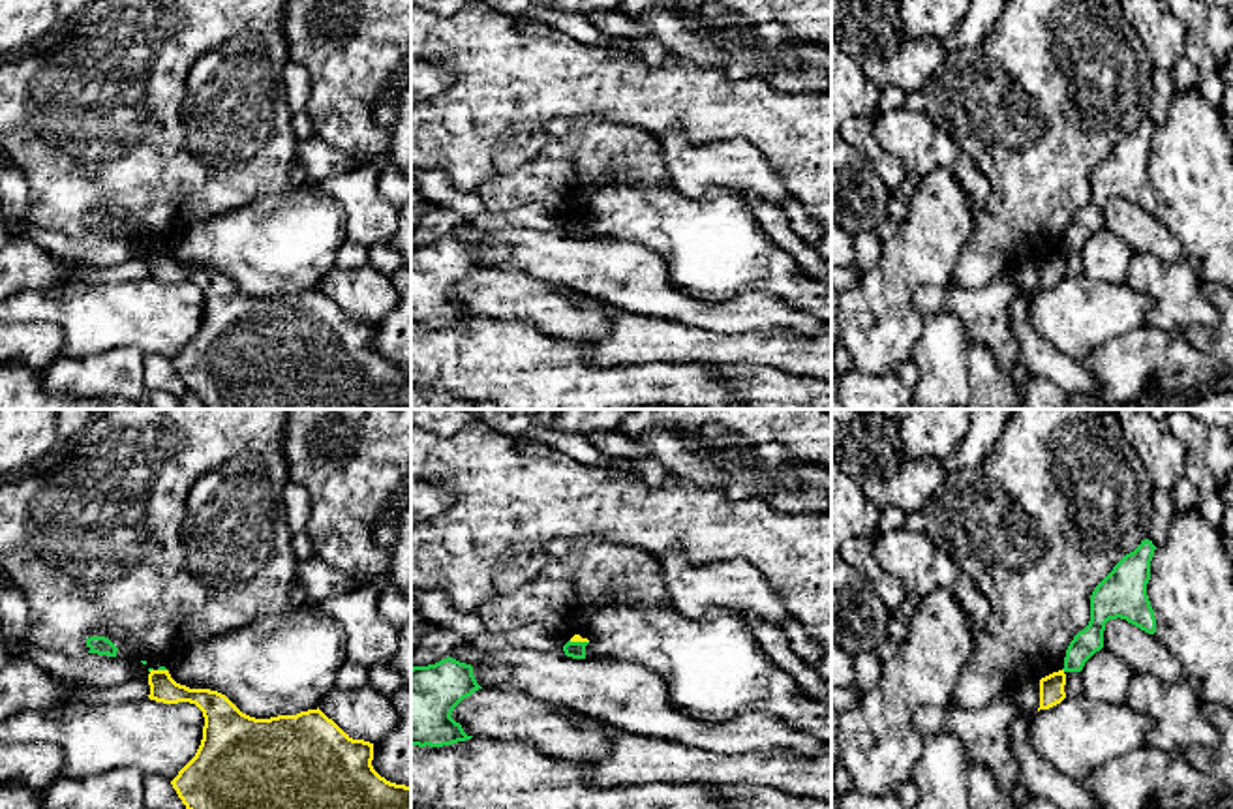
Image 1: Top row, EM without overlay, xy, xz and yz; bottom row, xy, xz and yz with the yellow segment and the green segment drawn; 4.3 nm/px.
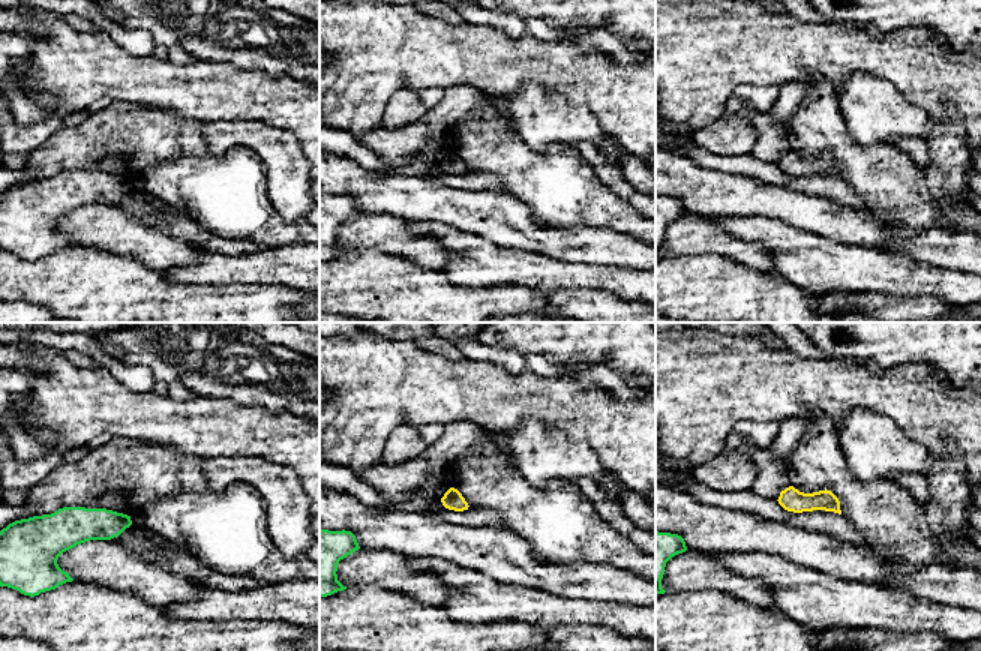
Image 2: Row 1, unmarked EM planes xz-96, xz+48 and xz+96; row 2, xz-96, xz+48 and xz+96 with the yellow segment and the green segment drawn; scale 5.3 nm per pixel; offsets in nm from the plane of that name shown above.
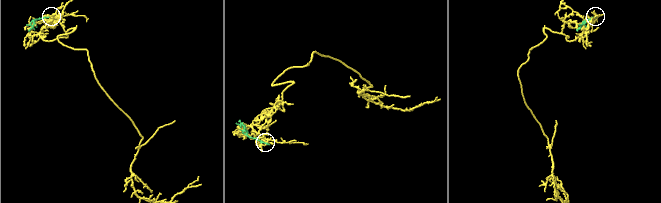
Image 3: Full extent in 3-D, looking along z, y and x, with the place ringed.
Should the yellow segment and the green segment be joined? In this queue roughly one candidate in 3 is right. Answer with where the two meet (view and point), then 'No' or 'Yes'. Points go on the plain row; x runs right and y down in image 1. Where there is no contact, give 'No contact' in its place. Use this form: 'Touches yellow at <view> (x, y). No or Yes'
Touches yellow at xz (578, 220). No

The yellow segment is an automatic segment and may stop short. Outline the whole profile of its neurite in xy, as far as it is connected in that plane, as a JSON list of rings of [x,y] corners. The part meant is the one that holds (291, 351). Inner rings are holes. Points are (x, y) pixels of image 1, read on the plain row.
[[[150,250],[148,265],[150,280],[190,282],[203,291],[201,325],[171,364],[205,409],[411,409],[411,366],[381,357],[372,345],[373,323],[349,317],[319,287],[297,295],[255,298],[218,270],[176,263],[169,250]]]

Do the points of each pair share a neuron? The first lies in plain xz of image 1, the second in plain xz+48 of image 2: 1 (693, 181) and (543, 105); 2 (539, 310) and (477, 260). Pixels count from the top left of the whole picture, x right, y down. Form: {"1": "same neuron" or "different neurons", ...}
{"1": "same neuron", "2": "different neurons"}

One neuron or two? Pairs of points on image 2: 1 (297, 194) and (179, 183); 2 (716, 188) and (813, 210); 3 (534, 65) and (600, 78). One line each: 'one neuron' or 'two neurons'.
1: two neurons
2: one neuron
3: one neuron

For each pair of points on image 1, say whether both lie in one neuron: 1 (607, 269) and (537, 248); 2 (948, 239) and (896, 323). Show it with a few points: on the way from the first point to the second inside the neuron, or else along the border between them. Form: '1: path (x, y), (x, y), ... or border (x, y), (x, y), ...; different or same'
1: path (590, 267), (554, 258); same
2: path (928, 259), (896, 291), (896, 303); same

